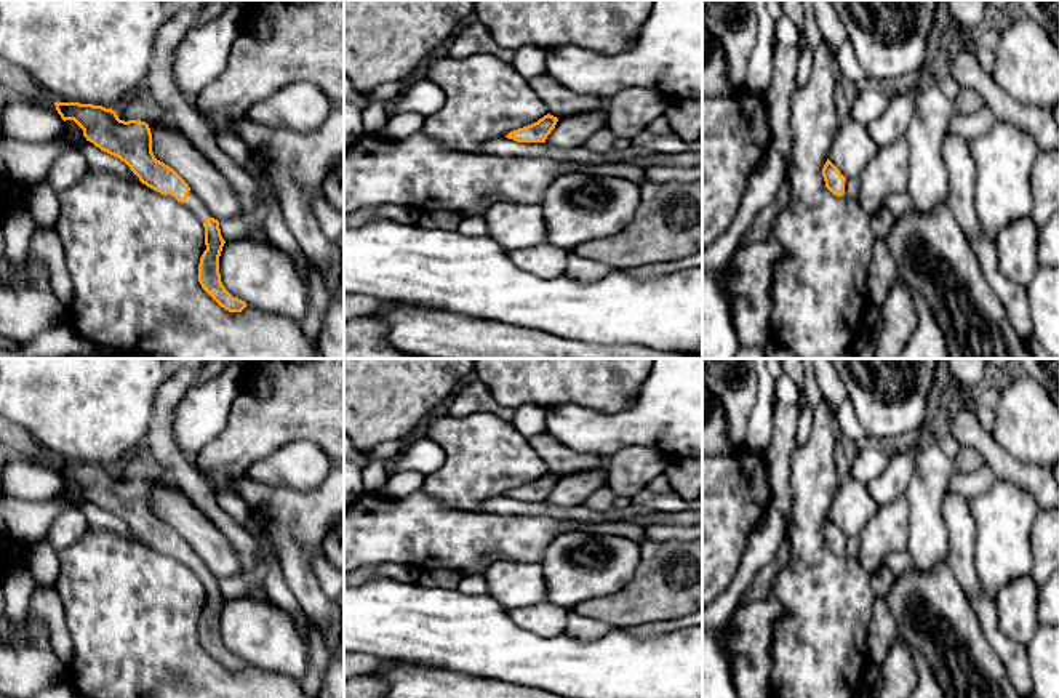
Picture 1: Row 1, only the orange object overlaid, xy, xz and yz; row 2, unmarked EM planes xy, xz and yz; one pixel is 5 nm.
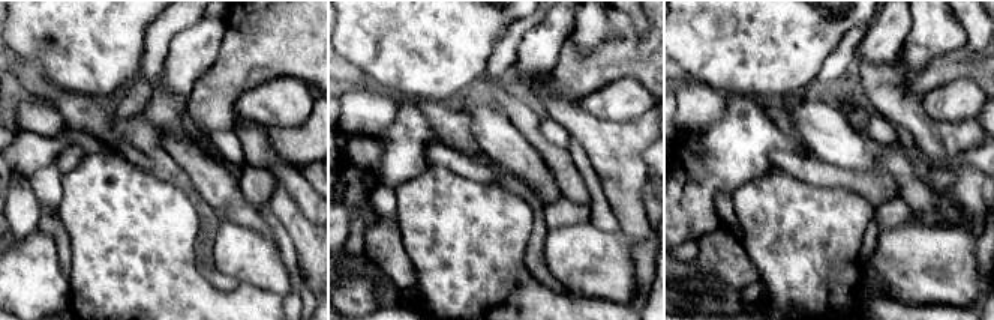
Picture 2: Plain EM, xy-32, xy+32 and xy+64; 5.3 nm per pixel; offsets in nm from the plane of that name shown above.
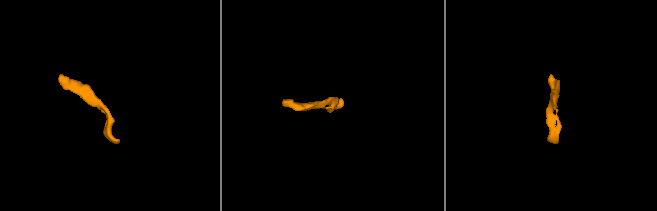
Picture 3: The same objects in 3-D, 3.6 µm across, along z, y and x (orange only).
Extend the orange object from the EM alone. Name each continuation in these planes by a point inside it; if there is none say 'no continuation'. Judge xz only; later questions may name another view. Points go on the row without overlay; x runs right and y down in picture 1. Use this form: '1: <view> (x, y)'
1: xz (560, 460)

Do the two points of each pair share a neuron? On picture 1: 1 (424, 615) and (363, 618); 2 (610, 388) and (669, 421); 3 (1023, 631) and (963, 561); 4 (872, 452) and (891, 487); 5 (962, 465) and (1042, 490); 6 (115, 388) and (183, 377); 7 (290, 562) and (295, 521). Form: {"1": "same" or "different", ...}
{"1": "same", "2": "different", "3": "different", "4": "different", "5": "different", "6": "different", "7": "same"}

